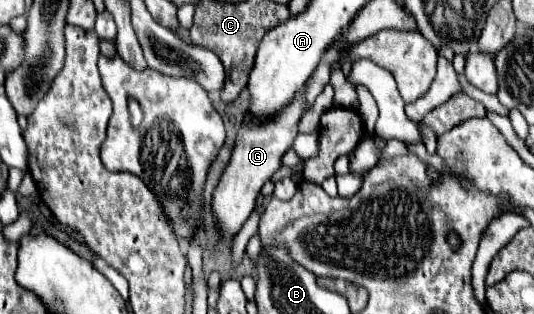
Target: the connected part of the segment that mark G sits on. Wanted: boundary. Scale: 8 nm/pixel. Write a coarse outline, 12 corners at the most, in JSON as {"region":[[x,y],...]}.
{"region":[[302,92],[266,124],[242,122],[212,216],[232,240],[298,134]]}

